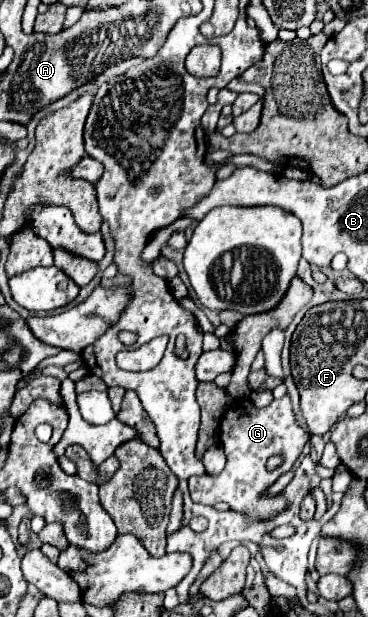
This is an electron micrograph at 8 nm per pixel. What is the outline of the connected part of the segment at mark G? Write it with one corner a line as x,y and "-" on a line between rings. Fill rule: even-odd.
284,396
282,400
274,400
268,408
258,410
252,406
249,399
235,400
232,408
222,416
220,422
220,444
226,452
226,468
218,476
192,476
188,478
190,498
198,504
216,504
228,502
232,510
250,514
252,518
270,518
276,512
286,508
286,500
270,496
260,498
260,494
278,480
284,472
292,468
296,458
300,456
304,444
310,440
310,434
296,424
290,398
-
270,456
282,456
282,464
276,470
268,470
266,462

